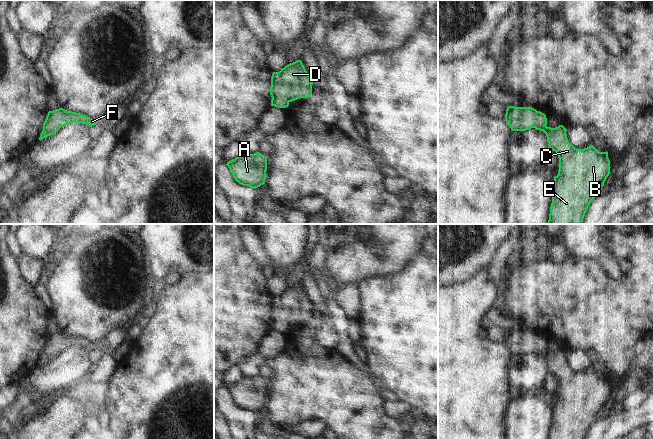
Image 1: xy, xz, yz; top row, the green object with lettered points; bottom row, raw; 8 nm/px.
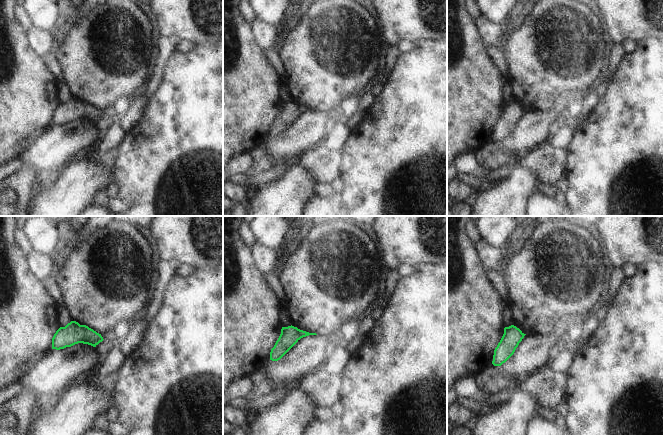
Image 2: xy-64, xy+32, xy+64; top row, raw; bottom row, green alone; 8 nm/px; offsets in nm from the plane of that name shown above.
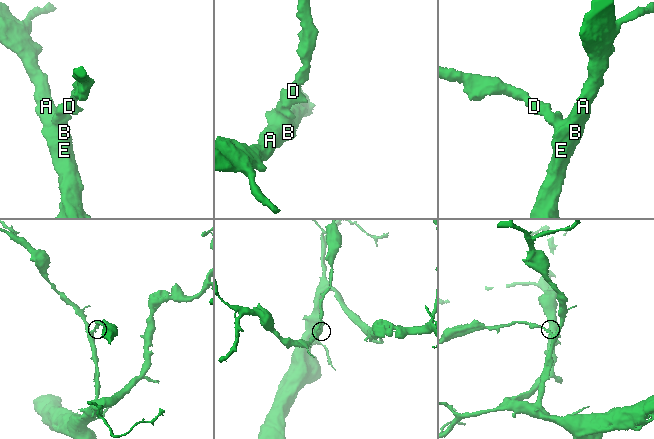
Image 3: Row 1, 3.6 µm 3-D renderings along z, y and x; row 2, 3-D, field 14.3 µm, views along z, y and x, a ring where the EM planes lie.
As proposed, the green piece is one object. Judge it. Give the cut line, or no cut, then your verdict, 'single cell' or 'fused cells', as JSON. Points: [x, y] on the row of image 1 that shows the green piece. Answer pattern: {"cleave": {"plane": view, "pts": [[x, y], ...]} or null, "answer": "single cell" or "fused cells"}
{"cleave": null, "answer": "single cell"}

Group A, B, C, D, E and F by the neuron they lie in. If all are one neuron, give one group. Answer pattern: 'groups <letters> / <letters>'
groups A B C D E F

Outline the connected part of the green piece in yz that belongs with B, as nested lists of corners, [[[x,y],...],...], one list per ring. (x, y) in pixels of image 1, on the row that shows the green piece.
[[[508,106],[505,121],[512,131],[526,131],[531,128],[543,131],[547,136],[548,148],[558,155],[559,170],[554,177],[548,224],[582,224],[591,201],[611,173],[608,152],[599,152],[593,145],[584,149],[575,148],[568,141],[567,129],[563,125],[547,127],[546,115],[532,107]]]

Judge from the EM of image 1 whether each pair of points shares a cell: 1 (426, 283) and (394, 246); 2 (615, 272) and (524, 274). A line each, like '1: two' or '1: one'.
1: two
2: two

